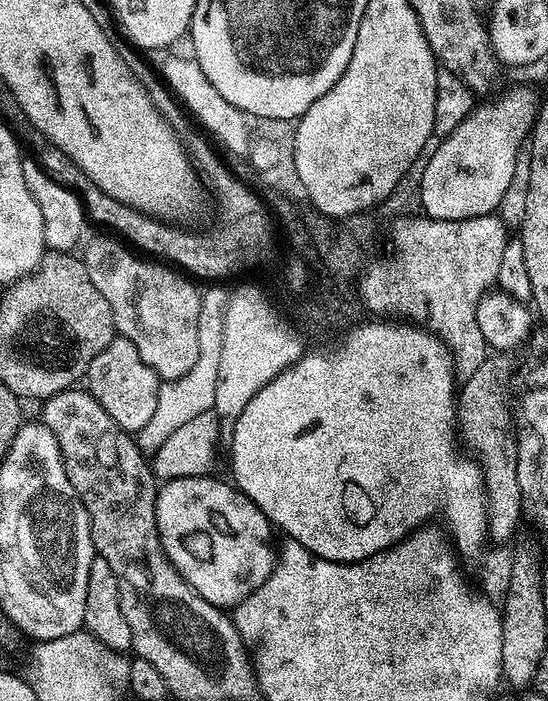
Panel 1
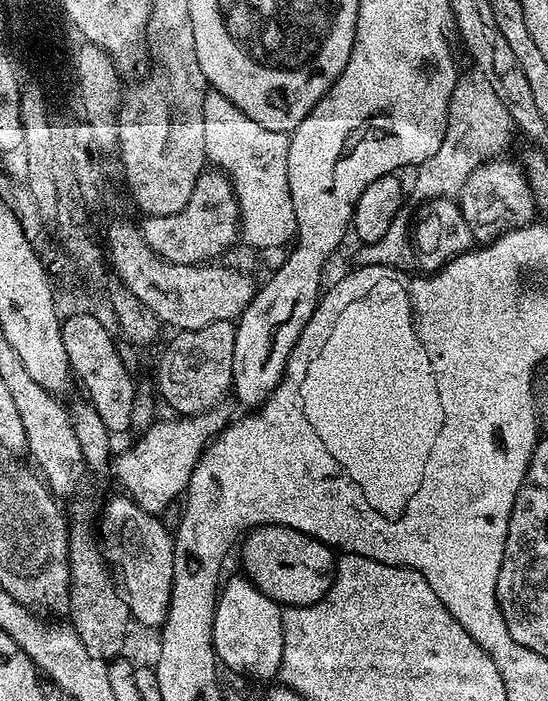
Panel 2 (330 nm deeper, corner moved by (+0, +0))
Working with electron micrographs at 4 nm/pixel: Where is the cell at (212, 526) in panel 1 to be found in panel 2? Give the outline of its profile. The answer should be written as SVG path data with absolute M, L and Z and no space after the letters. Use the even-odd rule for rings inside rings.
M265 524L253 528L243 537L243 544L244 549L240 552L241 558L244 559L243 575L247 576L258 590L262 590L262 594L266 594L266 598L270 598L276 604L284 608L310 606L314 602L324 599L325 594L330 590L336 570L337 557L327 544L318 542L298 530L277 524Z

